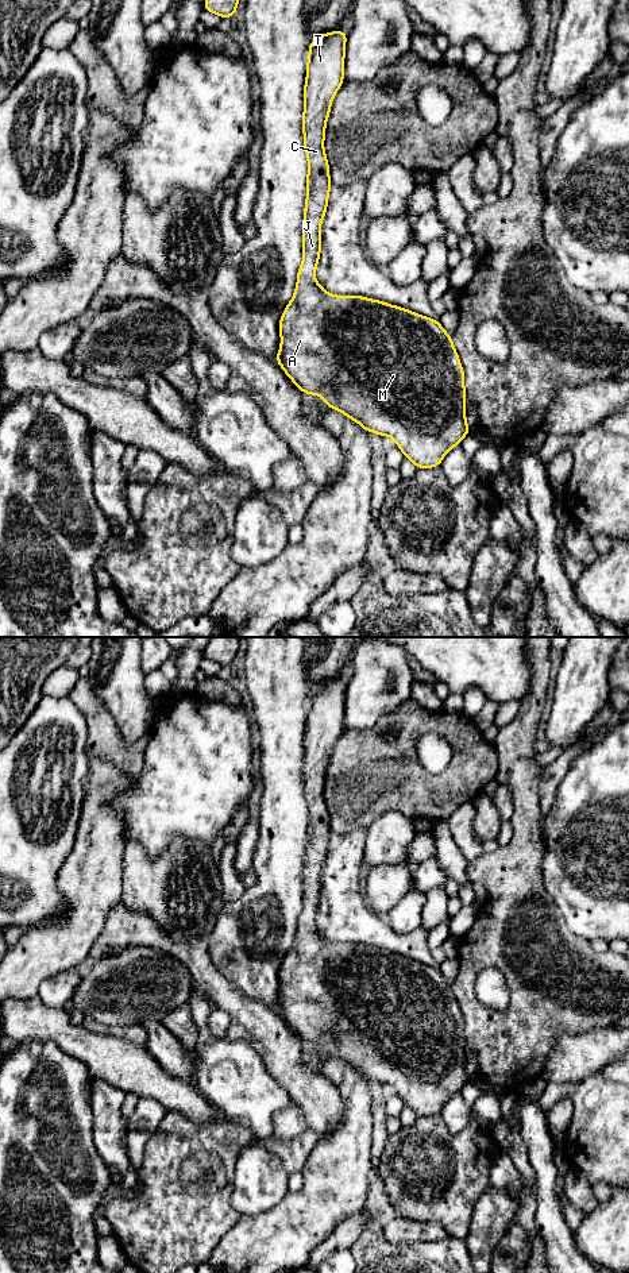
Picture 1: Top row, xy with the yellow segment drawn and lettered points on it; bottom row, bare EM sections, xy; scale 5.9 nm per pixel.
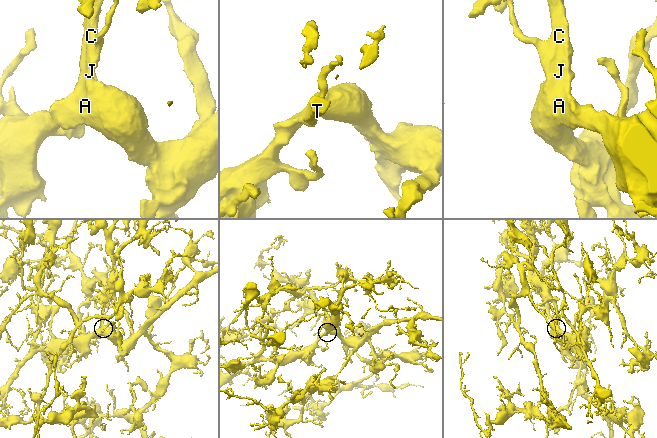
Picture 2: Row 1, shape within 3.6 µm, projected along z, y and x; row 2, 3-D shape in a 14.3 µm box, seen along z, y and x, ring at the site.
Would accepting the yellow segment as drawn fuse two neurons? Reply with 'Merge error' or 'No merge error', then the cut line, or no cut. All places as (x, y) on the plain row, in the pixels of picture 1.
No merge error. No split

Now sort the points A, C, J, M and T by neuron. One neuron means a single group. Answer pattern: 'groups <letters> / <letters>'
groups A C J M T

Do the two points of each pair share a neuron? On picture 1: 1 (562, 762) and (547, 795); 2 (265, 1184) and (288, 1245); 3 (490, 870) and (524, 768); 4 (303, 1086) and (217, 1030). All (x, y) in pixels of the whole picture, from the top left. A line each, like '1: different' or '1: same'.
1: same
2: different
3: same
4: different

